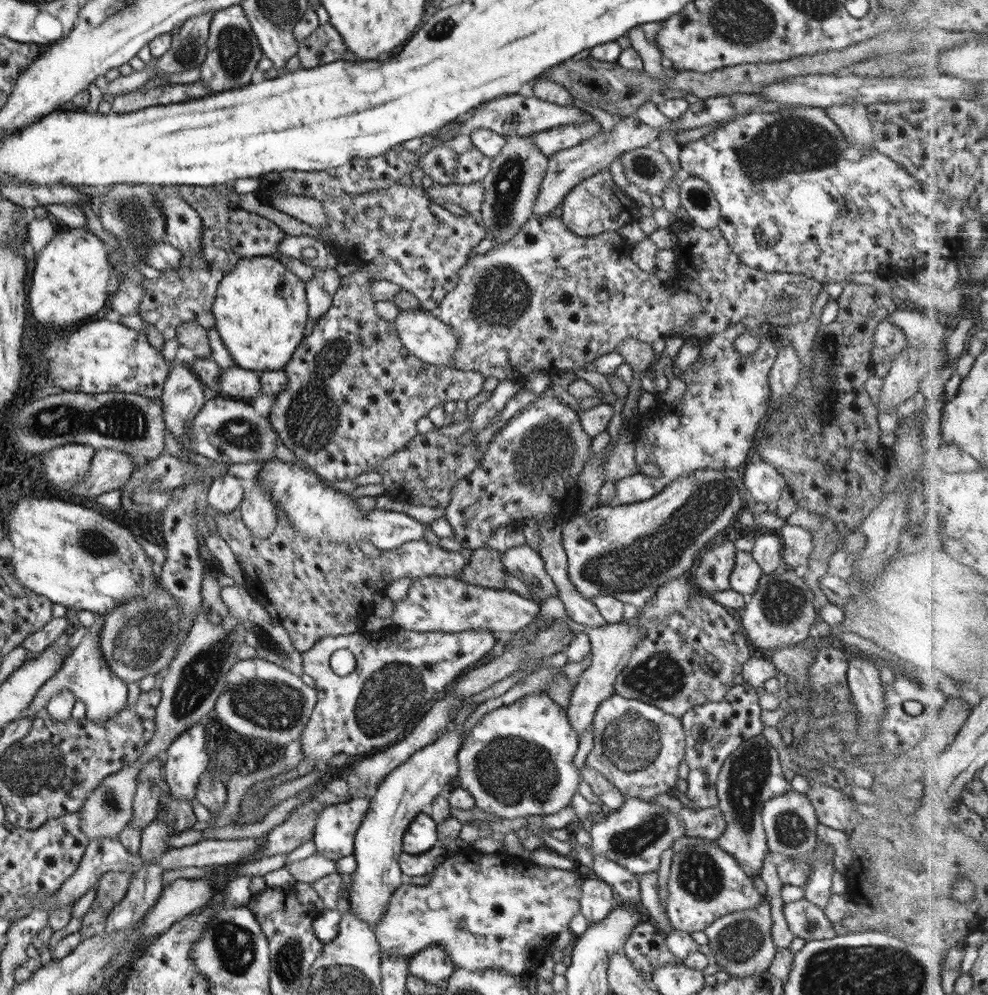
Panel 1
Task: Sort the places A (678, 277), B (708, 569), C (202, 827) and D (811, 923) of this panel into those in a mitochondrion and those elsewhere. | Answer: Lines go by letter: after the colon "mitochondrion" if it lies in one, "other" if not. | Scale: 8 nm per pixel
A: other
B: mitochondrion
C: other
D: mitochondrion

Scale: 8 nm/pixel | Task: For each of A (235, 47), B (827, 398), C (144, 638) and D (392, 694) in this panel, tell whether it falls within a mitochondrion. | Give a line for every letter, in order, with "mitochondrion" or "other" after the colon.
A: mitochondrion
B: mitochondrion
C: mitochondrion
D: mitochondrion

